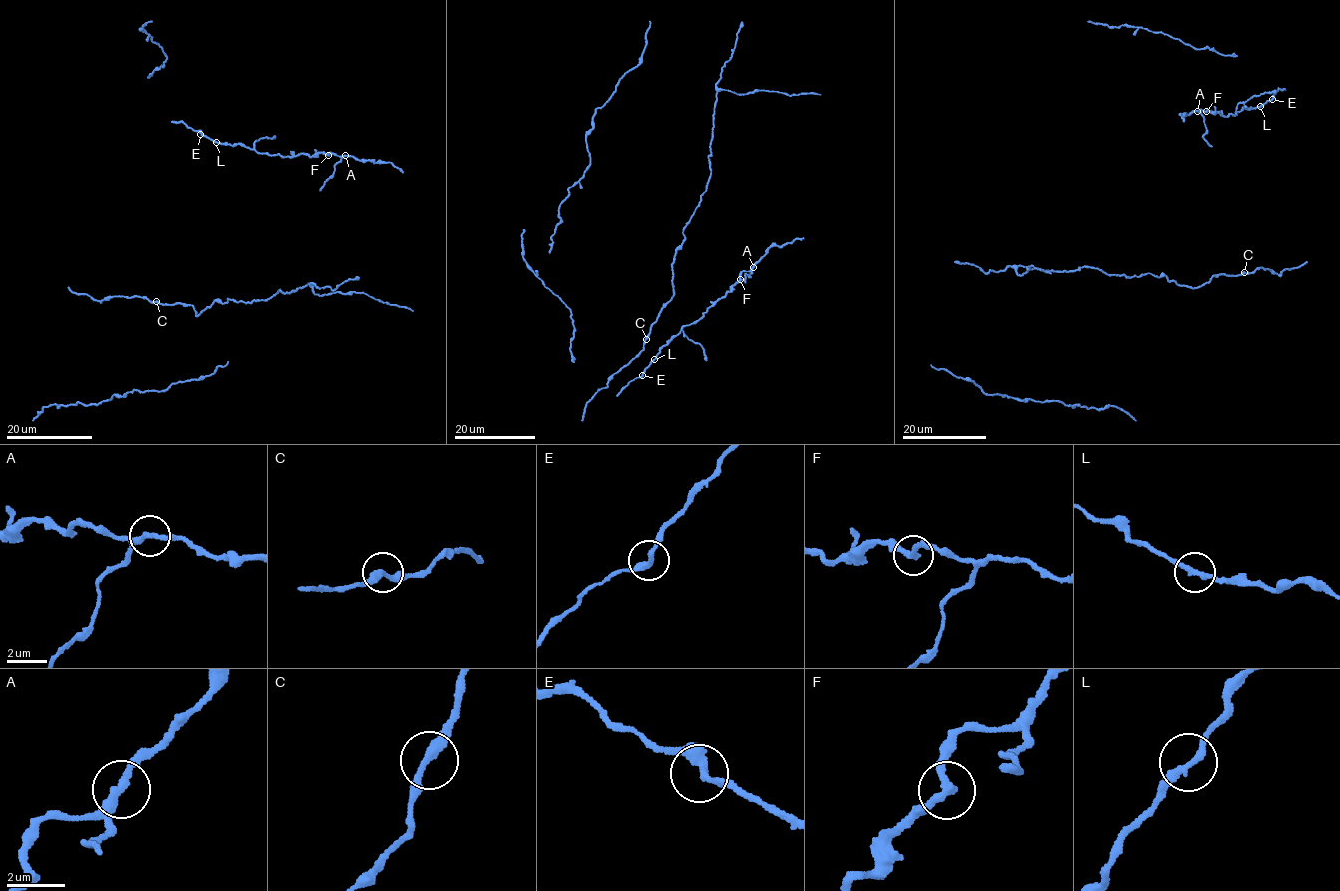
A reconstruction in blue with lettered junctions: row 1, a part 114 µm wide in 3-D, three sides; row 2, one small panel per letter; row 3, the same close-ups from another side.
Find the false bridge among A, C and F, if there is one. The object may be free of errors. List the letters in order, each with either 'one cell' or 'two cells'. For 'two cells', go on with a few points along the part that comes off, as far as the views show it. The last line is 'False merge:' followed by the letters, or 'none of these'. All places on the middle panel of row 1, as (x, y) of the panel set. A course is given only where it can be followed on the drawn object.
A: one cell
C: one cell
F: one cell
False merge: none of these

